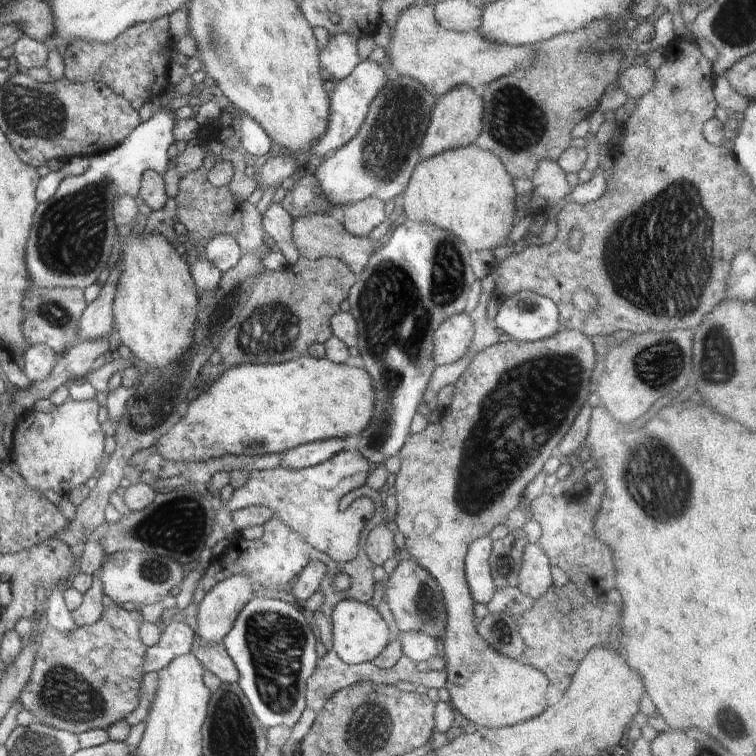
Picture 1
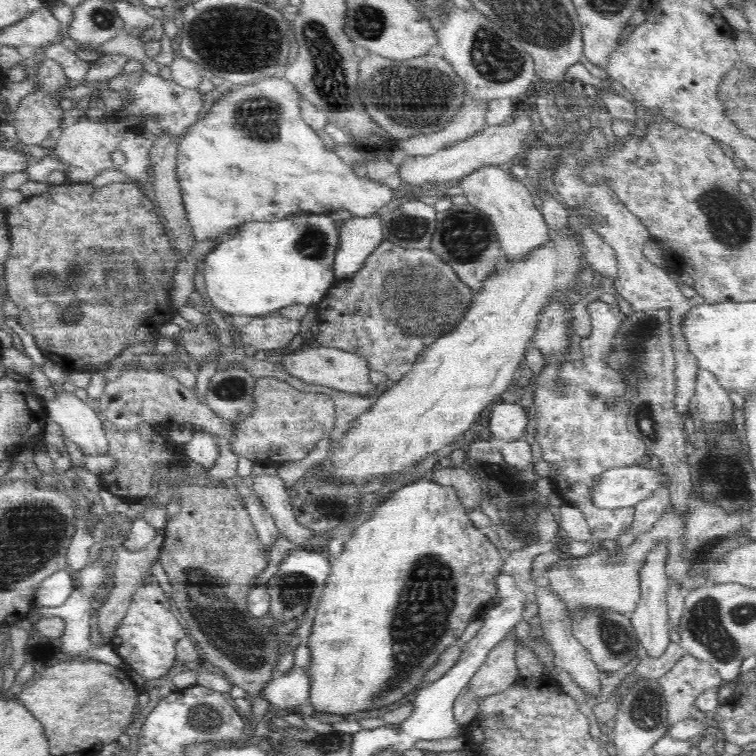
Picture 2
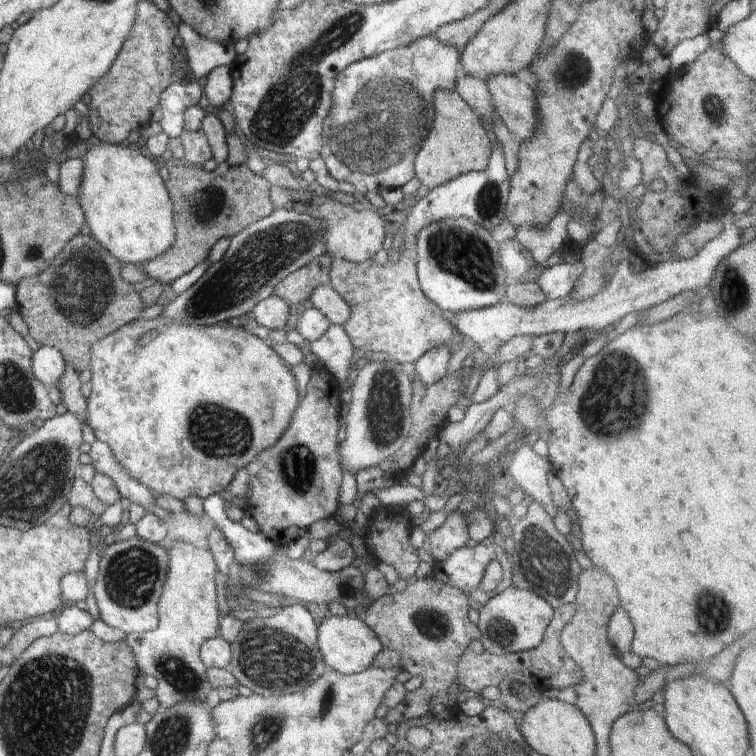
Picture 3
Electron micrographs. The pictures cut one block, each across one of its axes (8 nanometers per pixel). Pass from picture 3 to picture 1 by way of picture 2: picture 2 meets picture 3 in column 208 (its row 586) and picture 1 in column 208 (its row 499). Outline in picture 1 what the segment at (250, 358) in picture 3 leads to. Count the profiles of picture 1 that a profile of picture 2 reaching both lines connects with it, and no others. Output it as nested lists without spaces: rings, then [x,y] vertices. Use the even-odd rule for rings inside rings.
[[[308,354],[268,366],[228,368],[158,442],[158,452],[174,462],[208,462],[224,454],[262,456],[297,446],[362,434],[374,418],[374,387],[364,368]]]

